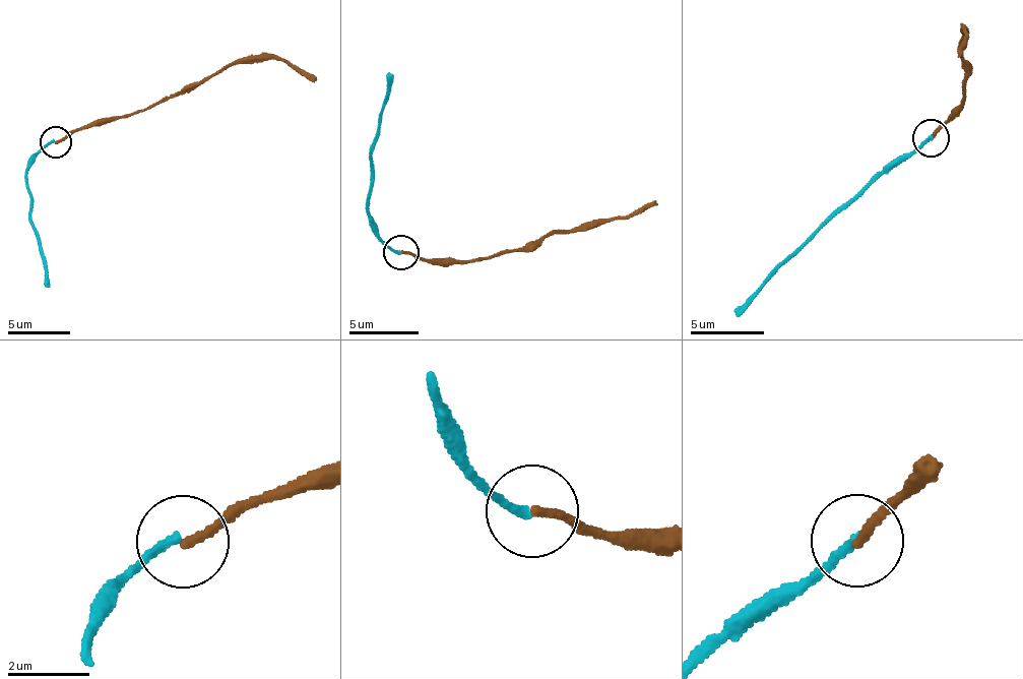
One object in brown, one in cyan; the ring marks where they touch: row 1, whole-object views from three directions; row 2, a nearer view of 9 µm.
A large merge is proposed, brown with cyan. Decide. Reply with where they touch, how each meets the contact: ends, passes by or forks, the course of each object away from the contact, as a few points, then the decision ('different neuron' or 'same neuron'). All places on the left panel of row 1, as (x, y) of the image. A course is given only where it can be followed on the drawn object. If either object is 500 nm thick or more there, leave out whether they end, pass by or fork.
at (55, 141); brown ends there; cyan ends there; brown runs (56, 142), (75, 130), (132, 115), (188, 94), (239, 62), (286, 59), (317, 81); cyan runs (56, 142), (47, 142), (25, 175), (49, 282), (45, 287); different neuron

